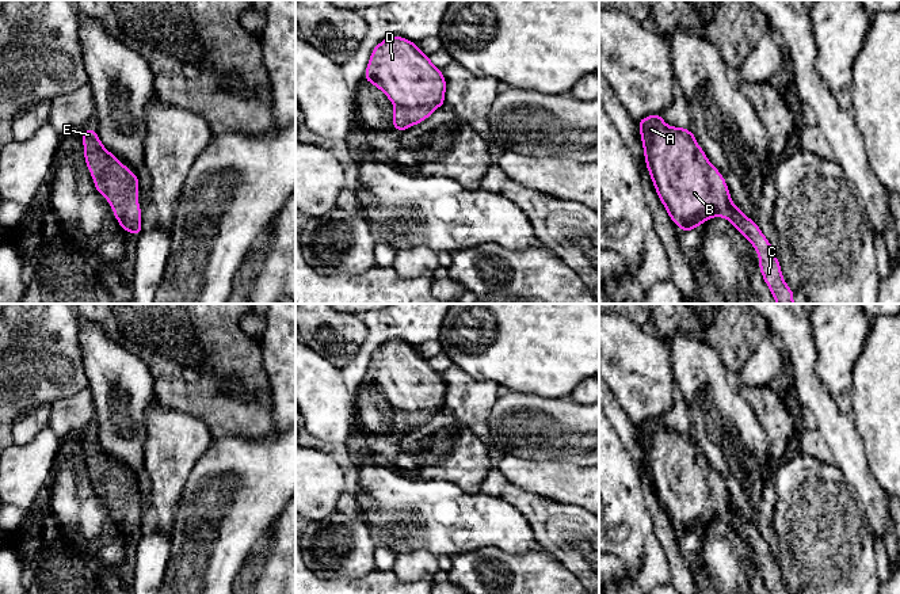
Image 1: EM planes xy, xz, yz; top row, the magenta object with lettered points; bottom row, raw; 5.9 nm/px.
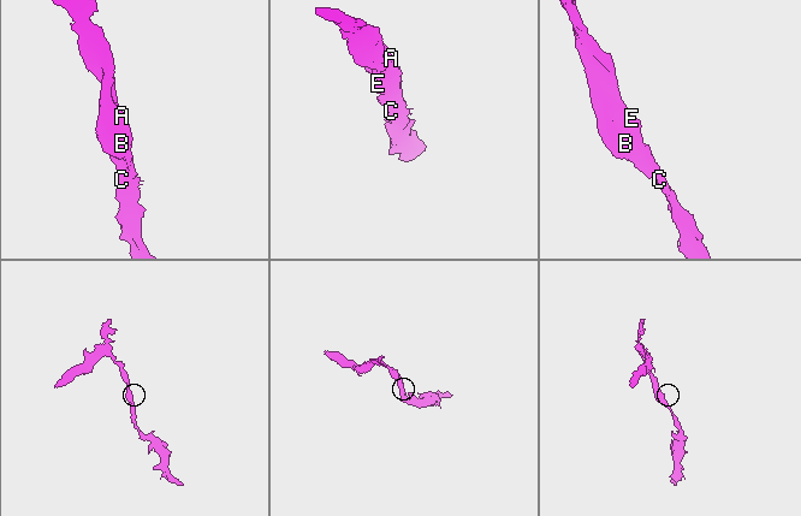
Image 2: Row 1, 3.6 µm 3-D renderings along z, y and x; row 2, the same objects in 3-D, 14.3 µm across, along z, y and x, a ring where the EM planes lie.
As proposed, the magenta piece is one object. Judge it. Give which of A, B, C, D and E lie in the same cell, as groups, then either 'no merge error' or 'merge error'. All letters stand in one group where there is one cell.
A B C D E | no merge error

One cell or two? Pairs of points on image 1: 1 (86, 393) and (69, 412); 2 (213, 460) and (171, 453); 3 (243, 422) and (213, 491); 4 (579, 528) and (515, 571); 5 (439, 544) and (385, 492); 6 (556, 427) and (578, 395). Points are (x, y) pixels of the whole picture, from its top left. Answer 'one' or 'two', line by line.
1: one
2: two
3: two
4: two
5: one
6: two

